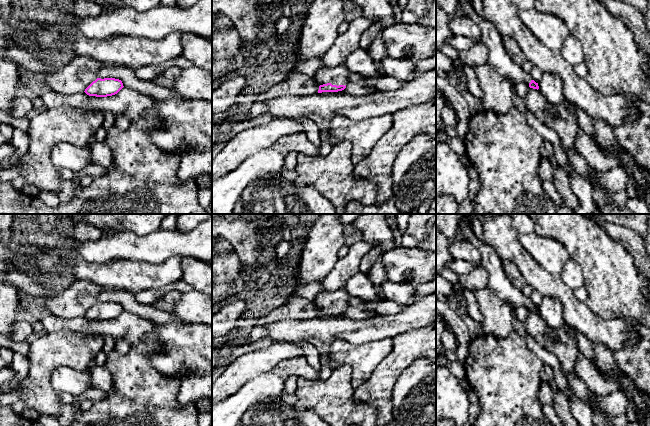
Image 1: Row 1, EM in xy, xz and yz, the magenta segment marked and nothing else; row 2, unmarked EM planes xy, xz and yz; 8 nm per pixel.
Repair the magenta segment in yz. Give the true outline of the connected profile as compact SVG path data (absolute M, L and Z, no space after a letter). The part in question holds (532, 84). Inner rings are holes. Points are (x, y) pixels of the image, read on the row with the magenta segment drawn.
M459 0L459 9L478 24L481 29L480 41L488 47L488 63L505 79L510 79L515 85L526 83L530 88L539 89L538 83L531 79L522 67L515 64L506 54L502 43L502 36L492 22L483 15L477 15L471 0Z

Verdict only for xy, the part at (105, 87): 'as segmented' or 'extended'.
as segmented

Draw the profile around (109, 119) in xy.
M107 112L104 113L104 121L102 126L108 131L115 124L116 116Z

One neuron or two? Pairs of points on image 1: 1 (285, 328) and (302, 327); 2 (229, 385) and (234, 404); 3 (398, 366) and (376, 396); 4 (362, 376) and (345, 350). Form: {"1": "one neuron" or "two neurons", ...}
{"1": "one neuron", "2": "two neurons", "3": "one neuron", "4": "one neuron"}

